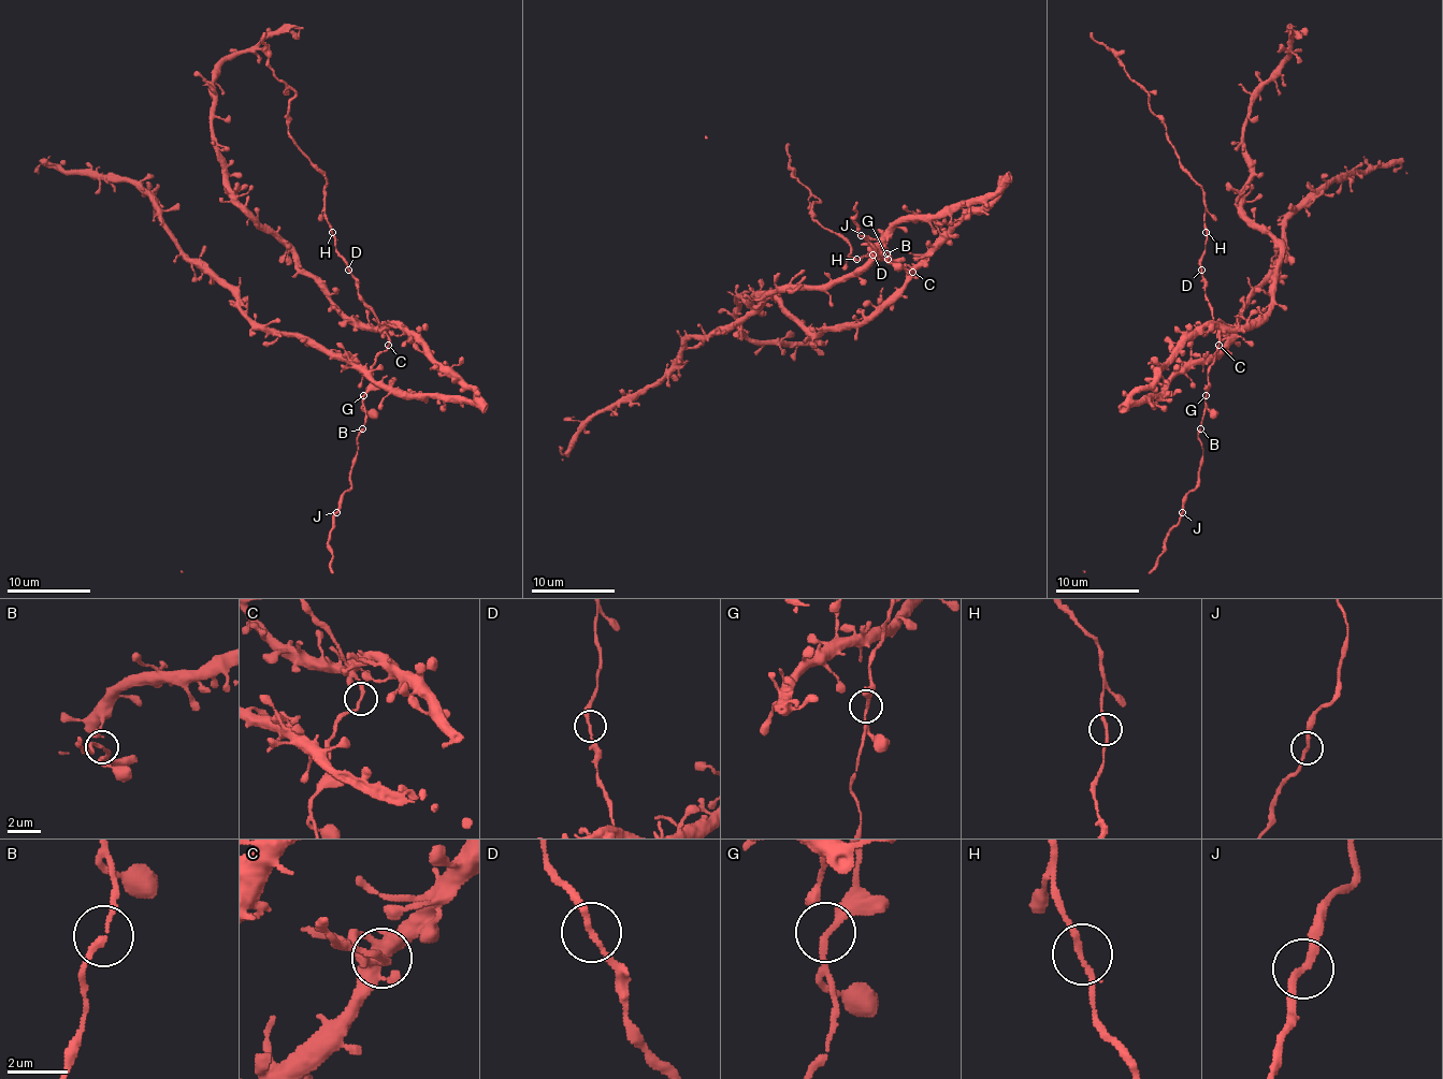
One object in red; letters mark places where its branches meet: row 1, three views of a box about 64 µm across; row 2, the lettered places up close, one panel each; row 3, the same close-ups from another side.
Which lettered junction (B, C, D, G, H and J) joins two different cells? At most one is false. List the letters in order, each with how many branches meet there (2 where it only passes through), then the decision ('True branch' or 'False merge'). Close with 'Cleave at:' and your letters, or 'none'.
B: Branches: 2. True branch
C: Branches: 2. True branch
D: Branches: 2. True branch
G: Branches: 2. True branch
H: Branches: 2. True branch
J: Branches: 2. True branch
Cleave at: none

